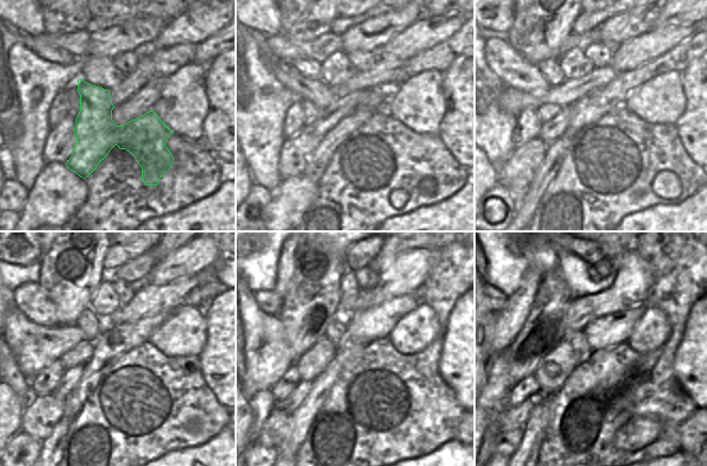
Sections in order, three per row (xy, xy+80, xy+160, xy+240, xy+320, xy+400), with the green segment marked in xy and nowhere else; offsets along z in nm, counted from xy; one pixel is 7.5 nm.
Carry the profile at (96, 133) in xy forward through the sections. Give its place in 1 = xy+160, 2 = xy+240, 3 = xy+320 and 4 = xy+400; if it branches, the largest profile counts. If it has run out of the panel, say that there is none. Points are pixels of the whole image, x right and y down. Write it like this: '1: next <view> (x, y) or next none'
1: next xy+160 (515, 71)
2: next xy+240 (32, 302)
3: next xy+320 (268, 301)
4: next xy+400 (497, 300)

